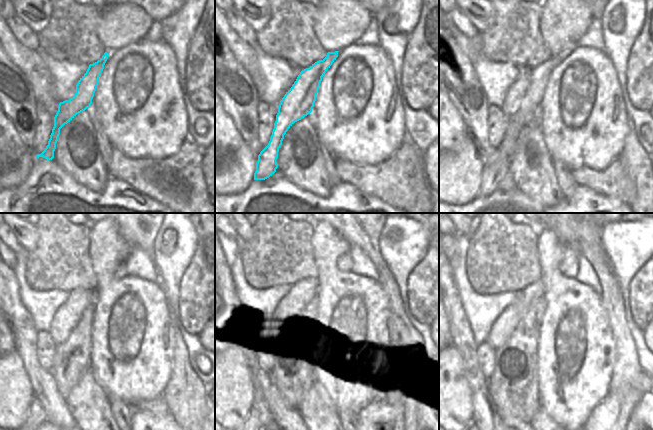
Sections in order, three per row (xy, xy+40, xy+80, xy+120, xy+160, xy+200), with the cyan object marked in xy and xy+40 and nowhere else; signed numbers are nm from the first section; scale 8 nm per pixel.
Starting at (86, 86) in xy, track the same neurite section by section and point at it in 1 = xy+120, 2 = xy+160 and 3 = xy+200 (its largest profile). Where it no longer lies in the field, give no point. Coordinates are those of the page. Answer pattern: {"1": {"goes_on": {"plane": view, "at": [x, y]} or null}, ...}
{"1": {"goes_on": {"plane": "xy+120", "at": [37, 415]}}, "2": {"goes_on": {"plane": "xy+160", "at": [253, 416]}}, "3": {"goes_on": {"plane": "xy+200", "at": [568, 265]}}}

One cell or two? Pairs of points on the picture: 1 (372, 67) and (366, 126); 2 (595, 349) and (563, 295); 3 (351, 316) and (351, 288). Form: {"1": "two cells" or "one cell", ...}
{"1": "one cell", "2": "one cell", "3": "one cell"}

